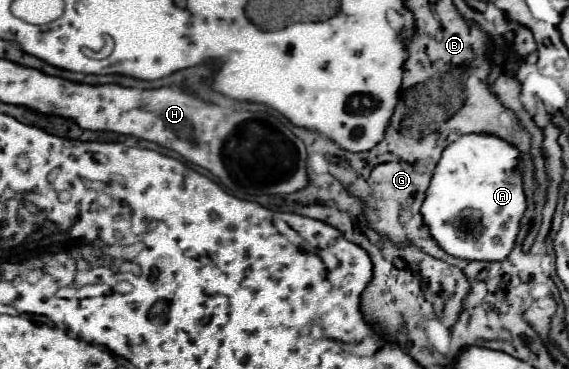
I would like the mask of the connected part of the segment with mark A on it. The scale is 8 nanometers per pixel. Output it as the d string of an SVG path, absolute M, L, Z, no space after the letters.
M469 133L461 135L453 141L441 155L425 203L421 207L425 225L431 231L431 237L445 249L449 255L467 259L467 261L503 261L515 247L515 239L519 233L519 221L527 209L527 199L523 191L523 175L521 175L521 151L505 139L497 139L497 135L489 133Z

